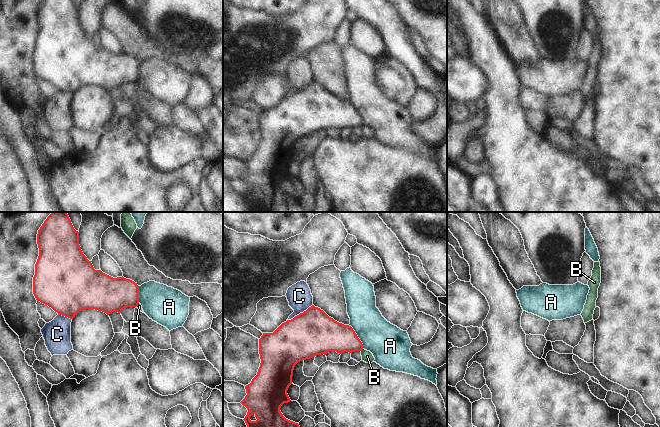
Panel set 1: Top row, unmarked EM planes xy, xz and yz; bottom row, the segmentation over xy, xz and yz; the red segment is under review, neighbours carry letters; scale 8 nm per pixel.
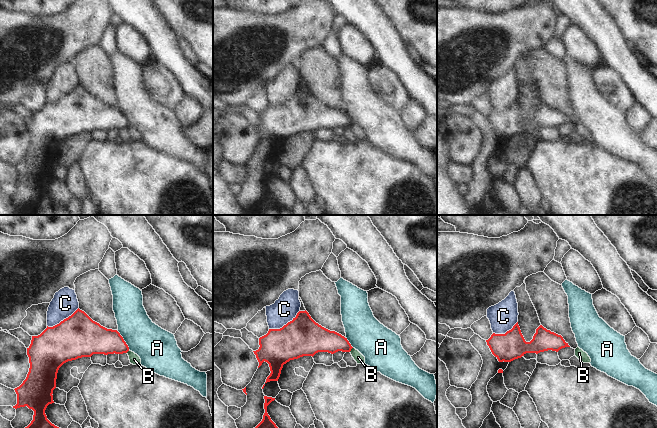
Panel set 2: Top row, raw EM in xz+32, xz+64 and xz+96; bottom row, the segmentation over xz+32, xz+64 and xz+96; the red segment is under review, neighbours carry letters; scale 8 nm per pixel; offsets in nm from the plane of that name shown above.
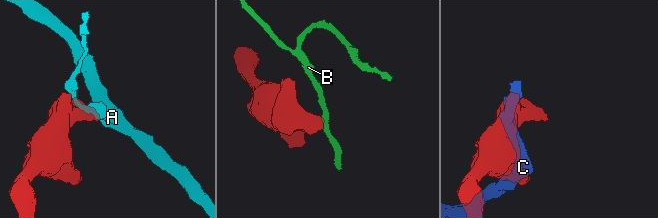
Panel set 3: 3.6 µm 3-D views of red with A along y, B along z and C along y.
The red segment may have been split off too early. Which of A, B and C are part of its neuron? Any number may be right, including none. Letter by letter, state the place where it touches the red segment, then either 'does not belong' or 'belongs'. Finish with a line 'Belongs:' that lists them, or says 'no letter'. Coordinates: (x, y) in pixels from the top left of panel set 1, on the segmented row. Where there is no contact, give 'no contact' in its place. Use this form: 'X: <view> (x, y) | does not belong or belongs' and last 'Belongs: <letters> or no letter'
A: xz (357, 336) | does not belong
B: xy (137, 305) | does not belong
C: xz (300, 313) | does not belong
Belongs: no letter

